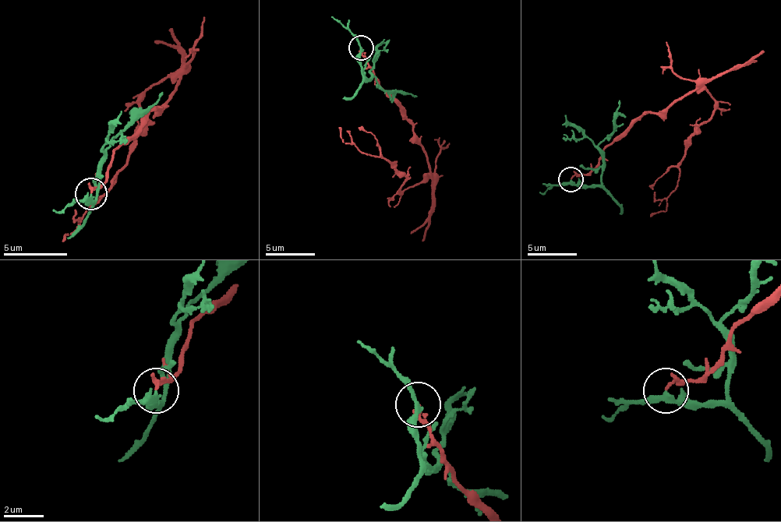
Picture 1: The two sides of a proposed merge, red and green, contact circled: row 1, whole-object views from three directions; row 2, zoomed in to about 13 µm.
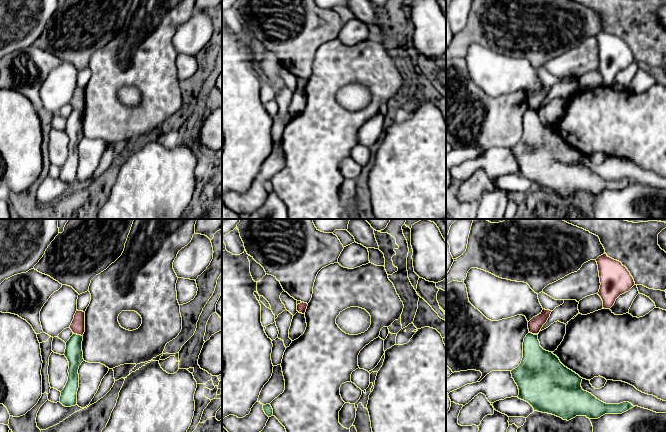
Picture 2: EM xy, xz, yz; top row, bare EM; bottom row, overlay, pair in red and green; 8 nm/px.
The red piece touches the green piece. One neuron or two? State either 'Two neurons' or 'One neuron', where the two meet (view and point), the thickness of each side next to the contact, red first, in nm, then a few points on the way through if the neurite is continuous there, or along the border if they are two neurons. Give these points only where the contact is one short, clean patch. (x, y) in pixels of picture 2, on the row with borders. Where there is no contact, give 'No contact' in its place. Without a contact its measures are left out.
Two neurons. Touches red at xy (78, 334). Thickness 120 nm (red) against 140 nm

